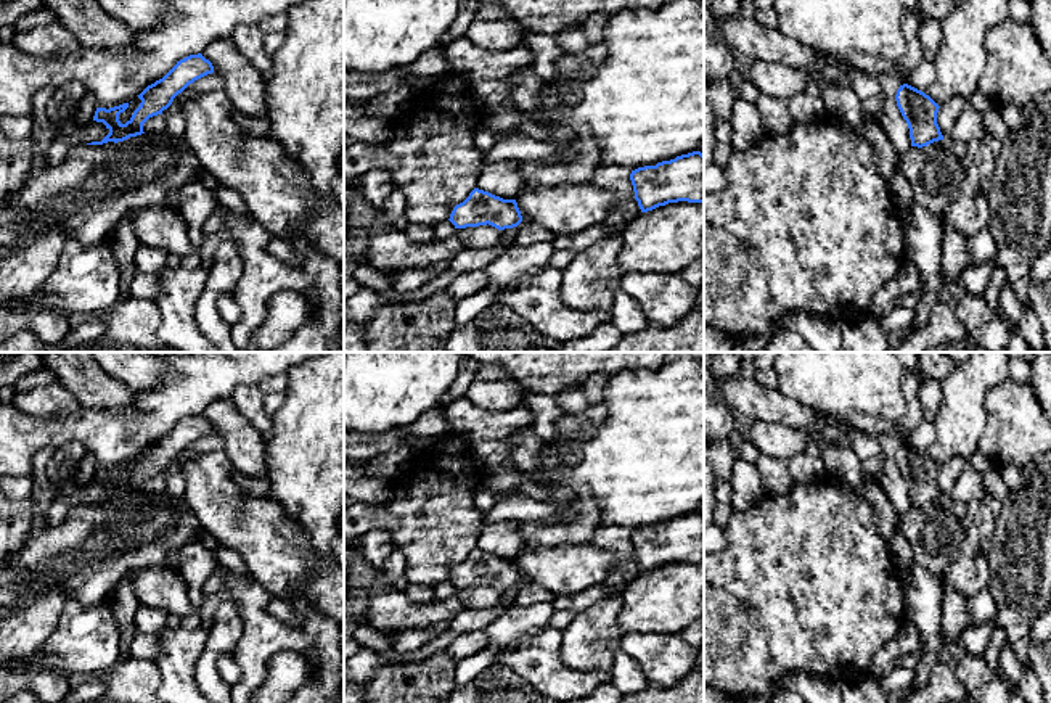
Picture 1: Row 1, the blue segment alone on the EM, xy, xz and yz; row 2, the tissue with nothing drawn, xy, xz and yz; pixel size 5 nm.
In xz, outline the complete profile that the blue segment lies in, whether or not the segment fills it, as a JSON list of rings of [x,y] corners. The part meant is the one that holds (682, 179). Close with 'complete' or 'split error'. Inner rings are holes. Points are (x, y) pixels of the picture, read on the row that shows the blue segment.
[[[693,151],[632,171],[630,180],[641,212],[669,203],[704,203],[704,154]]]; complete

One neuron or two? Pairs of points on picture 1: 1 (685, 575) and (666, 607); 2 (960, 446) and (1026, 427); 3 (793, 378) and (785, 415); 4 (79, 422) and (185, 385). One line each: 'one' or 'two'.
1: one
2: two
3: two
4: one

